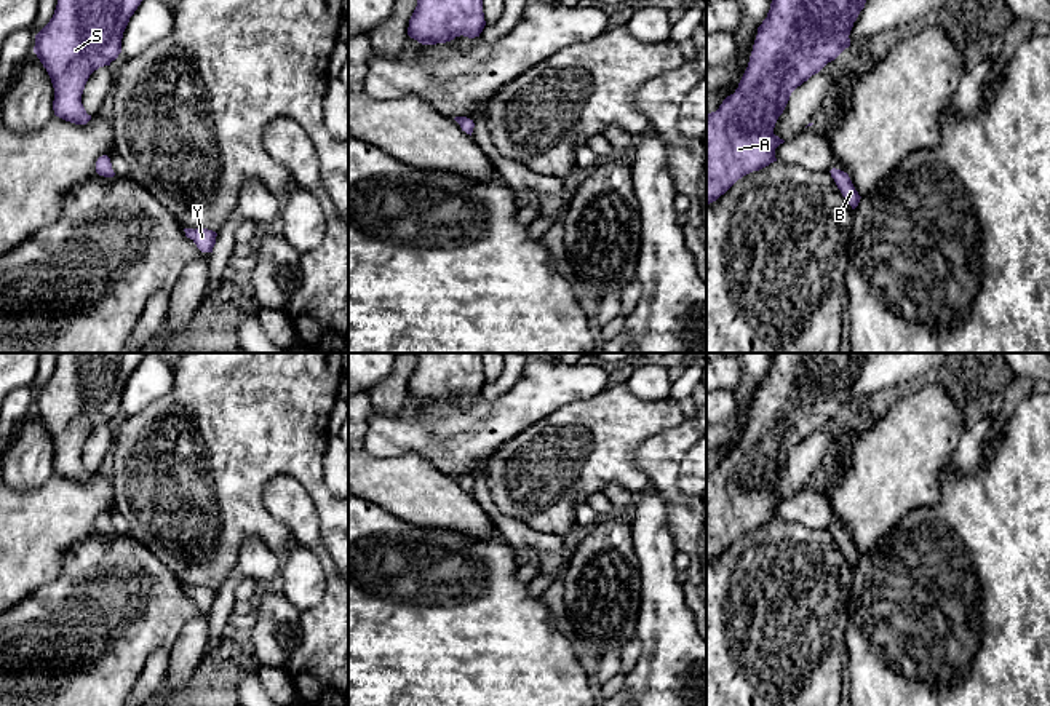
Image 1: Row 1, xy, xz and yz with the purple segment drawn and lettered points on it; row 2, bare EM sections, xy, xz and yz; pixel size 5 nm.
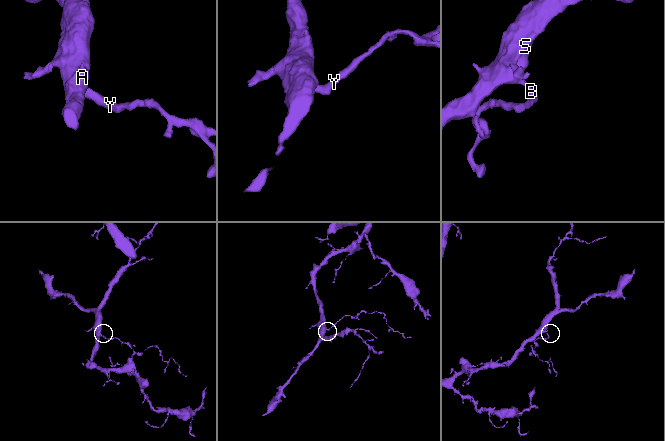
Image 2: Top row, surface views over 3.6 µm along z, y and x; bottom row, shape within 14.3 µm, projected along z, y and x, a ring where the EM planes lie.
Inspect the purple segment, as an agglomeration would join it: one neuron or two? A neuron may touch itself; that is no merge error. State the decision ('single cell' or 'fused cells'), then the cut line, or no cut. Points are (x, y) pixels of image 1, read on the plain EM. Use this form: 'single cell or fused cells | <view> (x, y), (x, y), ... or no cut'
single cell | no cut

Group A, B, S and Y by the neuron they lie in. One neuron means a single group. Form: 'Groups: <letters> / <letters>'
Groups: A B S Y

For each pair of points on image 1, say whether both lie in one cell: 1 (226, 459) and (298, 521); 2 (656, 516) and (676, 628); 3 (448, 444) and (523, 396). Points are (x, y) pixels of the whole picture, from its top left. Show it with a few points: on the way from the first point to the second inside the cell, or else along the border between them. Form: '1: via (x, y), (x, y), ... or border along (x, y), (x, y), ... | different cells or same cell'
1: border along (288, 473), (264, 487), (264, 507), (285, 524) | different cells
2: via (656, 543), (659, 548), (659, 588), (662, 601) | same cell
3: via (467, 430), (493, 424), (504, 416) | same cell

